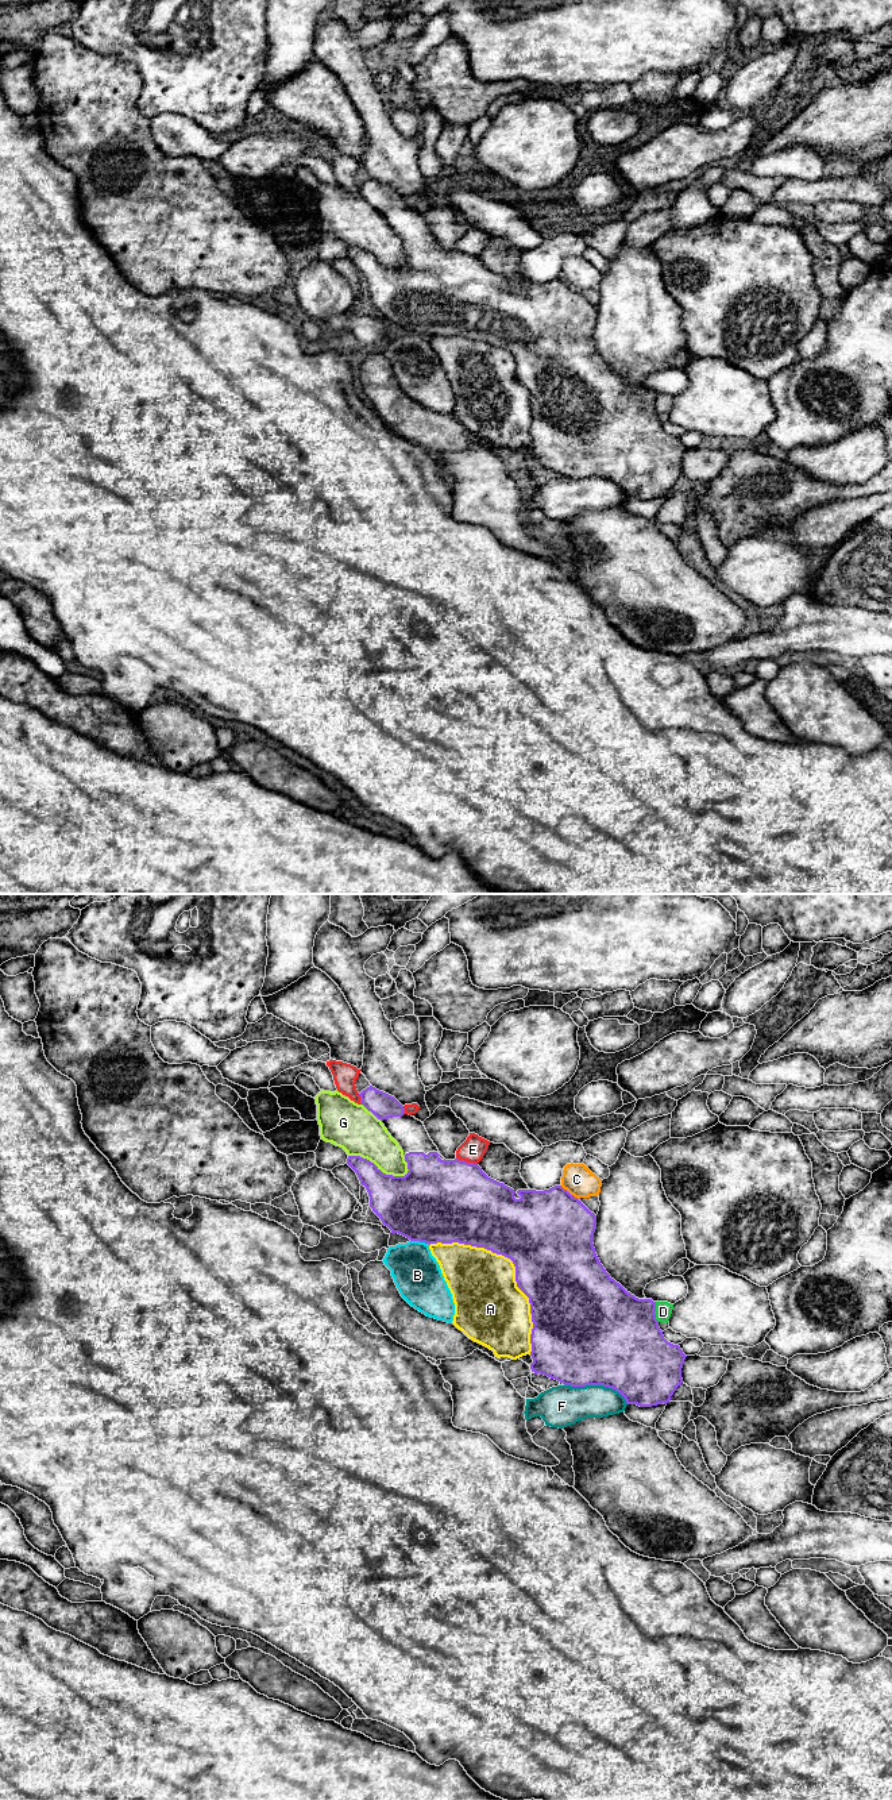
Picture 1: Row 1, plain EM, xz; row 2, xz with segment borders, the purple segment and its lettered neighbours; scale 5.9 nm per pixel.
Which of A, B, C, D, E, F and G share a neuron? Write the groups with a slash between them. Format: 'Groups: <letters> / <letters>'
Groups: A / B / C / D / E / F / G

